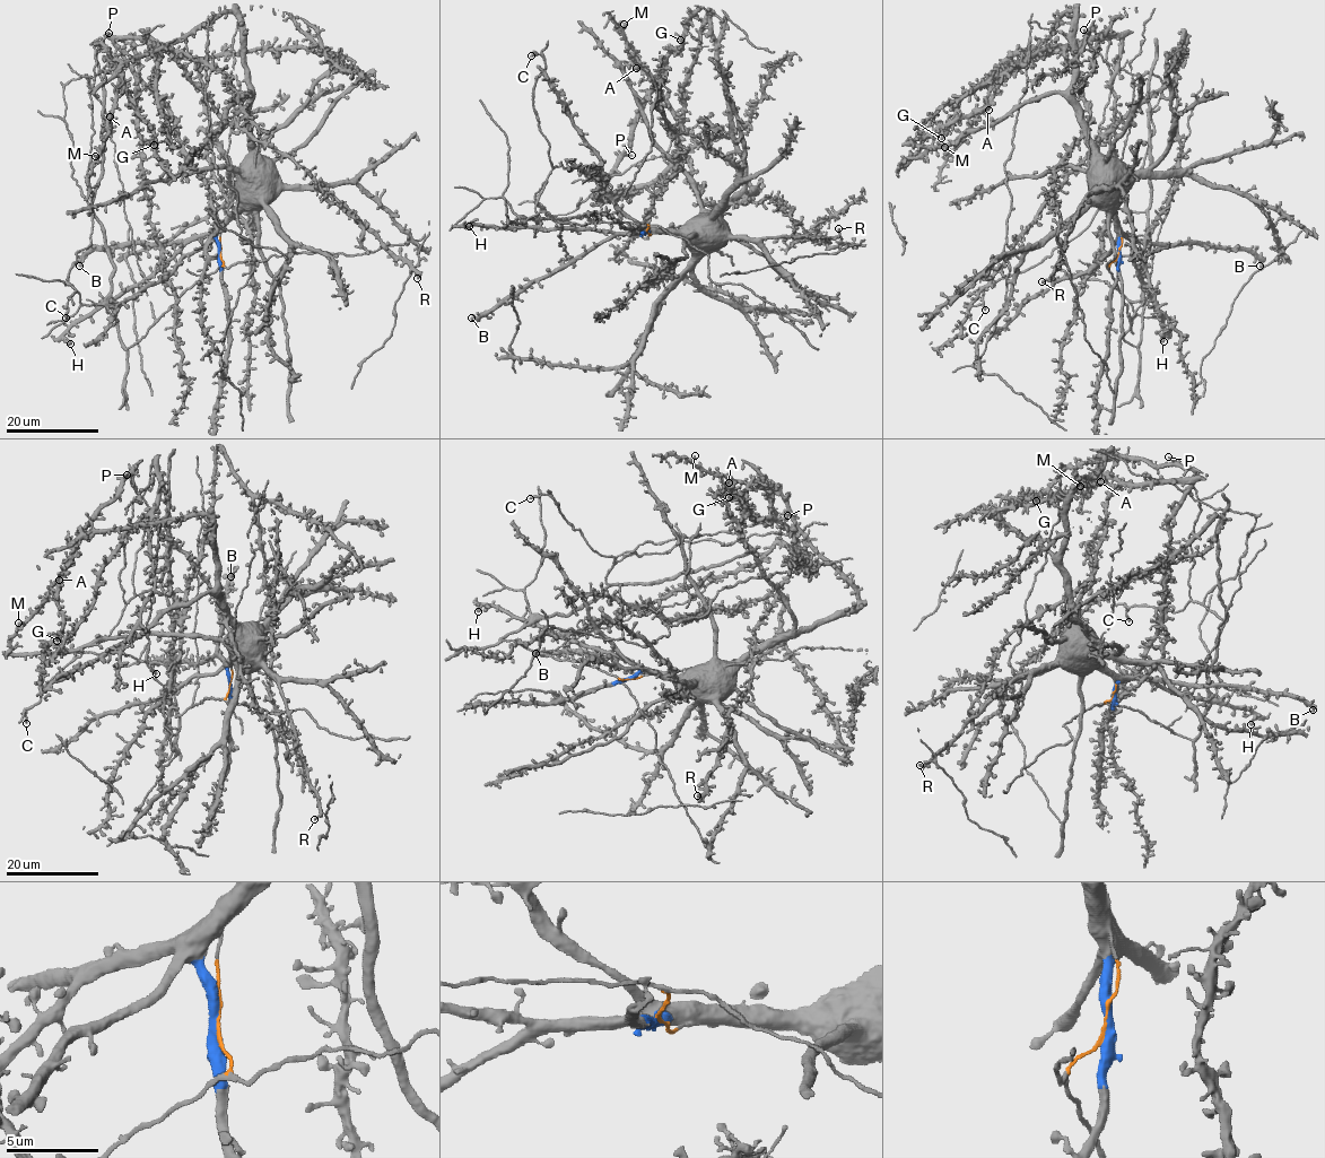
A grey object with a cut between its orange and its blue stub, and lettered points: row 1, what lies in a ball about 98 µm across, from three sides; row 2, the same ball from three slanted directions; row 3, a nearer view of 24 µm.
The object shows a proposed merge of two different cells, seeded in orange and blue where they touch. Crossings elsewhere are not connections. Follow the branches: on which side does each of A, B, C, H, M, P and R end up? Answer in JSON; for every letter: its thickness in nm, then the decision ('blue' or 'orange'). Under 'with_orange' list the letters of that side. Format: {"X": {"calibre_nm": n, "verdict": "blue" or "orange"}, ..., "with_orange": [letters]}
{"A": {"calibre_nm": 240, "verdict": "orange"}, "B": {"calibre_nm": 340, "verdict": "blue"}, "C": {"calibre_nm": 280, "verdict": "orange"}, "H": {"calibre_nm": 480, "verdict": "blue"}, "M": {"calibre_nm": 240, "verdict": "orange"}, "P": {"calibre_nm": 200, "verdict": "orange"}, "R": {"calibre_nm": 200, "verdict": "blue"}, "with_orange": ["A", "C", "M", "P"]}

